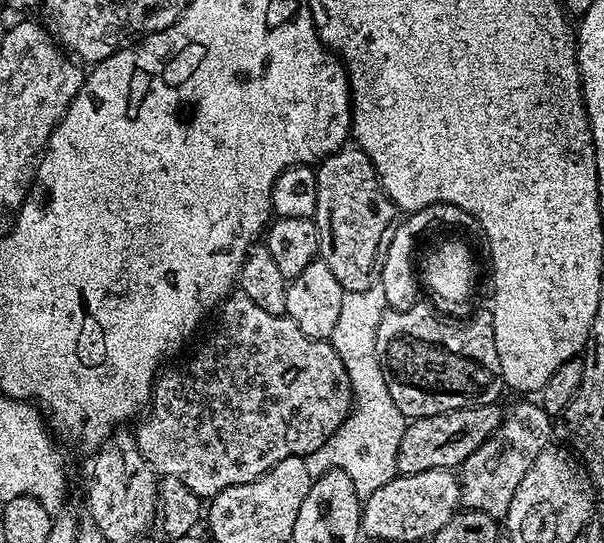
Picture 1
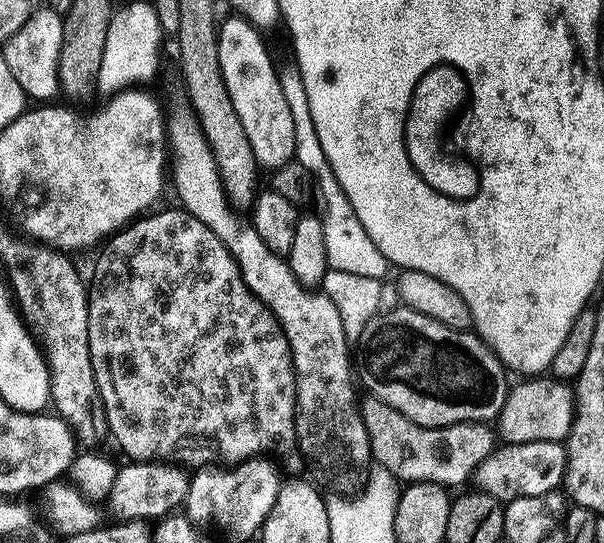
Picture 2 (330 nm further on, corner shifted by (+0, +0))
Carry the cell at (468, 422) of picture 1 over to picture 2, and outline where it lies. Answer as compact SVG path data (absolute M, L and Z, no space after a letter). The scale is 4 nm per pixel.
M524 378L519 382L521 384L517 388L515 385L509 391L500 411L498 417L499 439L509 444L525 444L539 440L567 441L574 415L573 389L565 381L555 378Z

